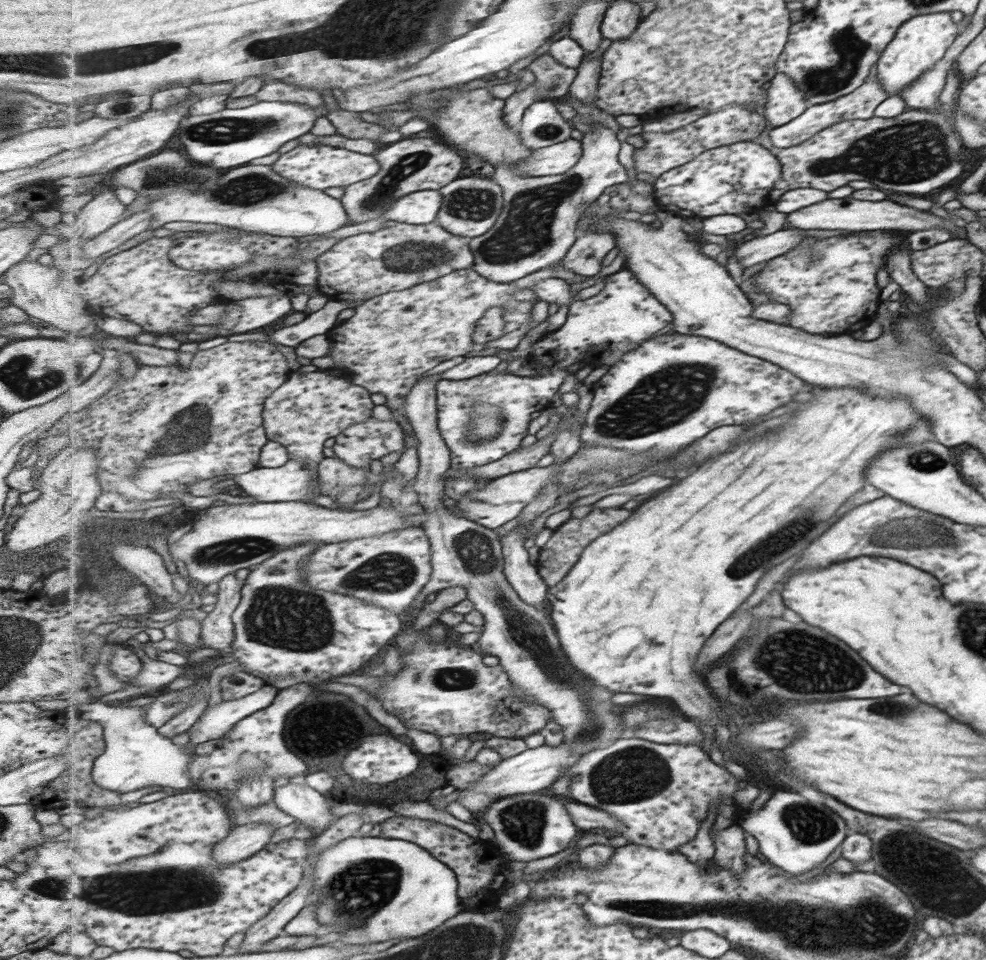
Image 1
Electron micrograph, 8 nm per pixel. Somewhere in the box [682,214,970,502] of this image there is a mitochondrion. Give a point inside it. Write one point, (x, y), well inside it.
(927, 460)

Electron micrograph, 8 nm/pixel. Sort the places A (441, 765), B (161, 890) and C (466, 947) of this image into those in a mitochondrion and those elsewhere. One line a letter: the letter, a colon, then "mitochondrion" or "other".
A: other
B: mitochondrion
C: mitochondrion

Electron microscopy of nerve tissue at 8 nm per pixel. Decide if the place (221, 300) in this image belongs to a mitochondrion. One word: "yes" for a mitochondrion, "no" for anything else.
no

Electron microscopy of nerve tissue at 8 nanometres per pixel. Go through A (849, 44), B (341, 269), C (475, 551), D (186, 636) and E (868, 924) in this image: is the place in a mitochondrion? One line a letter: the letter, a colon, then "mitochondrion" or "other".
A: mitochondrion
B: other
C: mitochondrion
D: other
E: mitochondrion

